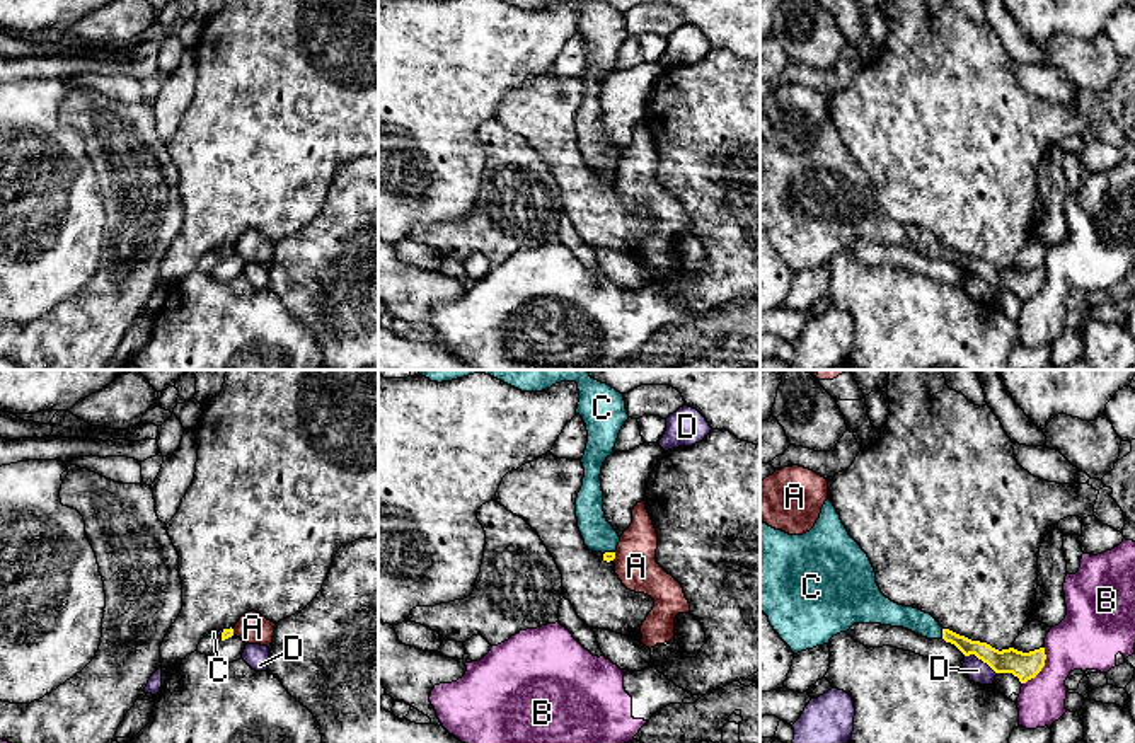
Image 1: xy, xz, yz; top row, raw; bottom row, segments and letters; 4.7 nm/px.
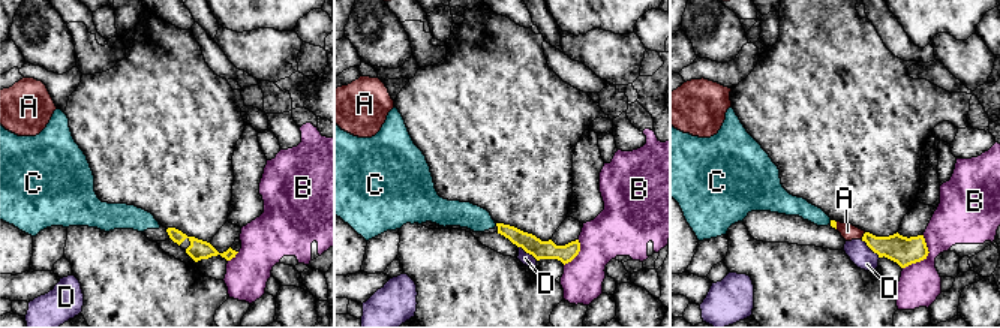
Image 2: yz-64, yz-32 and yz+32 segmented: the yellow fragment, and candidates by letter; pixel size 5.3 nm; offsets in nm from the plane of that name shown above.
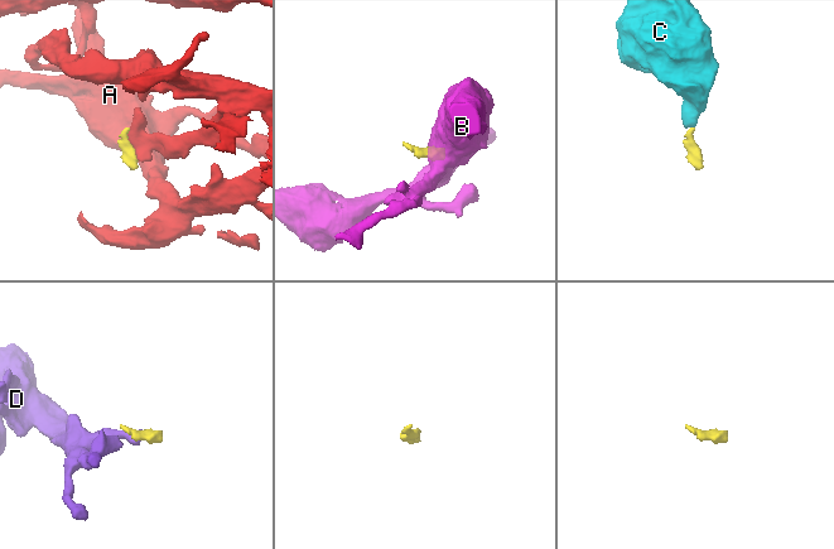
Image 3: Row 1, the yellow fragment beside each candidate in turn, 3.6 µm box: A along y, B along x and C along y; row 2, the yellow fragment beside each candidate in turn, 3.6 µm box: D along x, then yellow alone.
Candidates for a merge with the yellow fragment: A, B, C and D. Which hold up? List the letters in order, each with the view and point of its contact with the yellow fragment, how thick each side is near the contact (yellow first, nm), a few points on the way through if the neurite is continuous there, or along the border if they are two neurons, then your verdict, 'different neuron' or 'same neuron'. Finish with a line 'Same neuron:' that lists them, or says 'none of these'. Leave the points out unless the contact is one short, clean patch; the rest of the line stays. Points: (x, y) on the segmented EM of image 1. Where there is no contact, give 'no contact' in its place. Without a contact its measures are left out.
A: contact xz (614, 556); calibres 50 and 200 nm; border xz (616, 552), (612, 559); different neuron
B: contact yz (1043, 665); calibres 130 and 300 nm; border yz (1043, 646), (1043, 667), (1023, 684); different neuron
C: contact yz (943, 634); calibres 90 and 110 nm; way yz (984, 651), (943, 634), (924, 624); same neuron
D: contact yz (980, 658); calibres 130 and 100 nm; border yz (965, 655), (975, 655), (996, 673); different neuron
Same neuron: C

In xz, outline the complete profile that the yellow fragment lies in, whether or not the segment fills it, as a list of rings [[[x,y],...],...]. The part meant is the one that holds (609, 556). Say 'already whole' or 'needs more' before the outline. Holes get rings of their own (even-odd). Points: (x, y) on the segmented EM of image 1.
needs more; [[[419,370],[419,375],[438,383],[474,373],[491,375],[521,392],[542,392],[561,382],[578,383],[576,414],[583,418],[588,431],[581,458],[585,477],[576,498],[578,528],[590,550],[602,552],[607,562],[614,561],[620,537],[605,518],[600,474],[629,419],[624,395],[591,378],[588,370]]]

